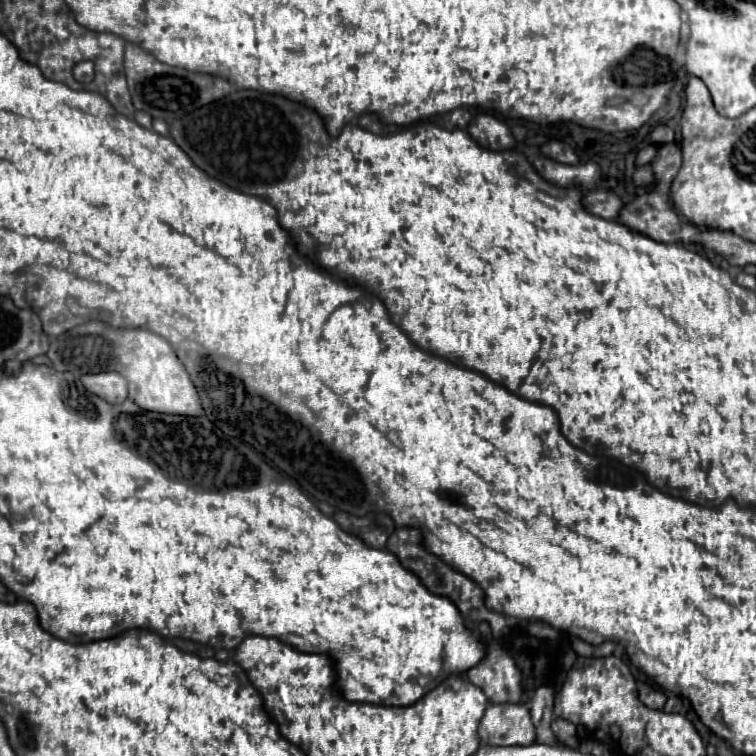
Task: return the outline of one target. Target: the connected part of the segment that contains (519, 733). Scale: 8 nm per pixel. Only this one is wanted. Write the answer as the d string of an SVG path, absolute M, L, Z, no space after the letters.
M490 704L480 722L482 744L530 746L536 742L536 728L524 704Z

